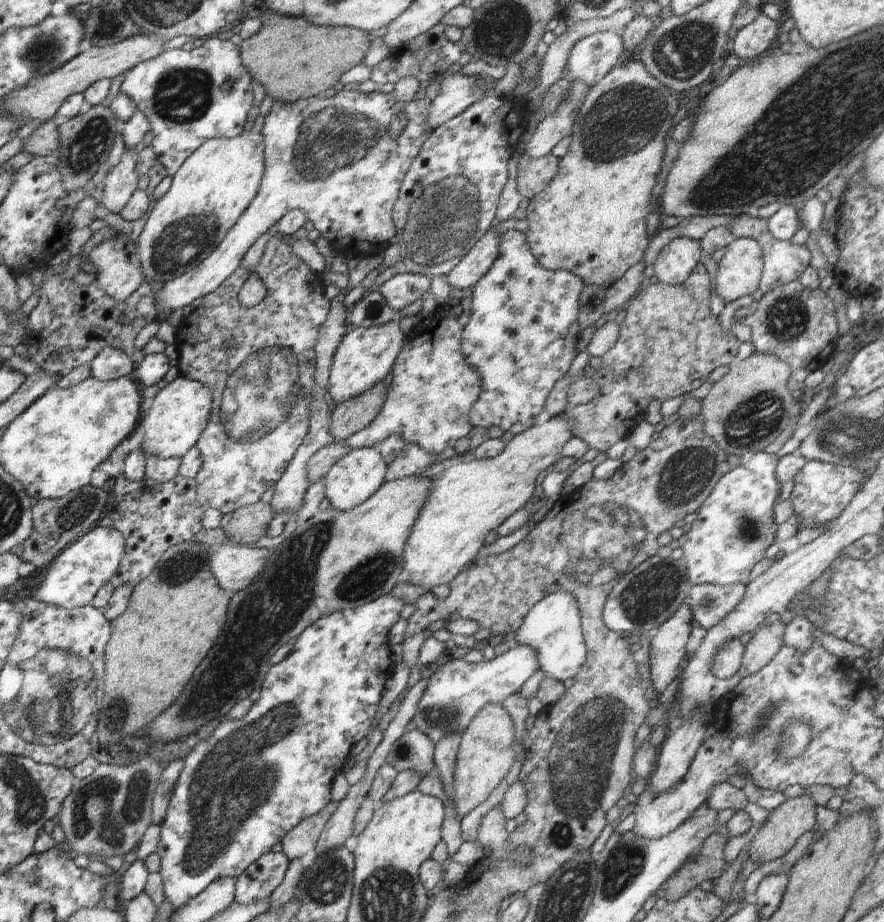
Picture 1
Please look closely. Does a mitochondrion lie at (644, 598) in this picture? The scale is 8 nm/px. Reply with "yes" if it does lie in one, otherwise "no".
yes

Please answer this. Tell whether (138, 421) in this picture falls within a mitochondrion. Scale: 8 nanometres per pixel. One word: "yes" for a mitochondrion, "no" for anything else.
no

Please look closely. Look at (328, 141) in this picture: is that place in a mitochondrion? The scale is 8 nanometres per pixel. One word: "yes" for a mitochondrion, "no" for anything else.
yes

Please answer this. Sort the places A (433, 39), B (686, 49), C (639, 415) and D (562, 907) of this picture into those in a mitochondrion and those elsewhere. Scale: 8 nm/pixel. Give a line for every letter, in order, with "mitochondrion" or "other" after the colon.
A: other
B: mitochondrion
C: other
D: mitochondrion

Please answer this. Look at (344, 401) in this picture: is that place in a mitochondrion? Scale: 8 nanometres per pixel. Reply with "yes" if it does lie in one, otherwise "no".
no

